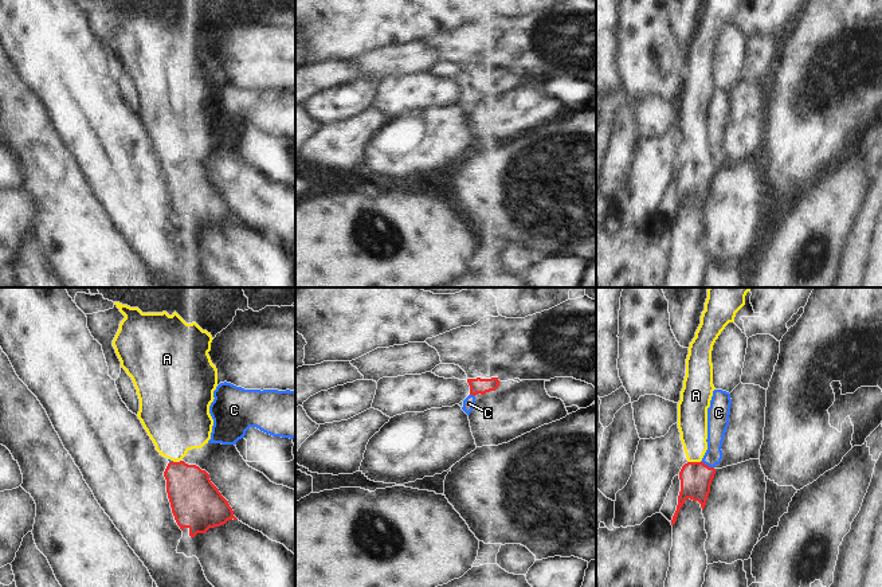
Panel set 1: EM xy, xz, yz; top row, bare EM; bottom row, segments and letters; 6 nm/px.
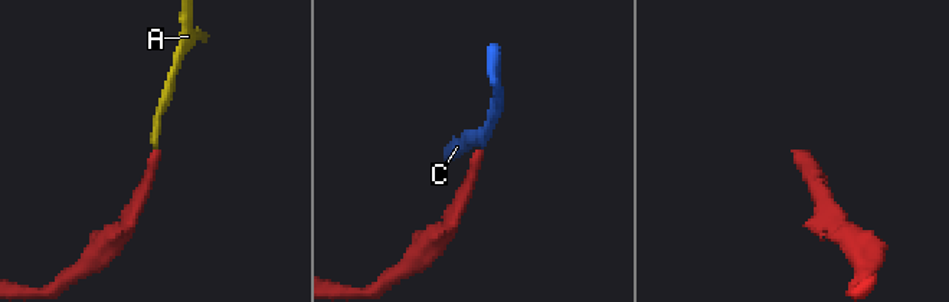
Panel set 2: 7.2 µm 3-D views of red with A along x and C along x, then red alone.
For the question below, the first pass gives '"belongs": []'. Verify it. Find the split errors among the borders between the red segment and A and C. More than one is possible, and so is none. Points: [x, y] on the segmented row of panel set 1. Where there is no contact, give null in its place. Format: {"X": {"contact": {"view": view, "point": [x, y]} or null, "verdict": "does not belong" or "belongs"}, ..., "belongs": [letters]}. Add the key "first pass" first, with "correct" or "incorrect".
{"first pass": "incorrect", "A": {"contact": {"view": "yz", "point": [694, 462]}, "verdict": "belongs"}, "C": {"contact": {"view": "yz", "point": [706, 465]}, "verdict": "does not belong"}, "belongs": ["A"]}

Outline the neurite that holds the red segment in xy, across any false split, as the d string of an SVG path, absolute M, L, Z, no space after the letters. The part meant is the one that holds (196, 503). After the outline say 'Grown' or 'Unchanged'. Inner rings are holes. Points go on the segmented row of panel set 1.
M114 302L114 305L119 309L119 312L125 316L125 318L119 324L119 329L113 340L113 347L115 353L121 361L121 367L126 371L126 373L132 377L134 387L137 390L137 395L140 399L140 411L137 414L138 419L141 420L144 428L146 430L148 435L153 441L156 450L160 455L168 458L170 462L168 463L164 477L166 480L166 493L170 502L172 513L180 529L184 528L189 529L189 536L195 537L197 533L205 533L209 528L220 527L226 524L228 520L238 520L234 516L234 510L230 506L228 501L222 496L219 489L211 482L209 474L205 470L201 470L196 465L188 465L183 461L187 453L192 449L201 449L208 441L211 439L213 419L209 414L209 406L213 402L213 391L217 386L217 369L212 364L208 352L211 351L212 336L207 330L203 330L196 322L187 324L176 312L169 316L166 312L162 313L142 313L138 308L130 308L128 305L122 305L119 302Z. Grown.

